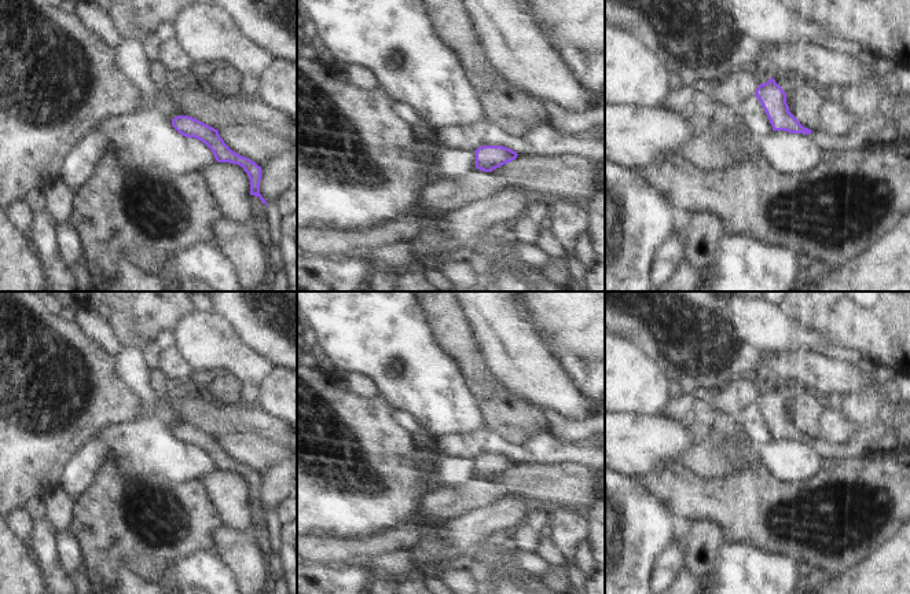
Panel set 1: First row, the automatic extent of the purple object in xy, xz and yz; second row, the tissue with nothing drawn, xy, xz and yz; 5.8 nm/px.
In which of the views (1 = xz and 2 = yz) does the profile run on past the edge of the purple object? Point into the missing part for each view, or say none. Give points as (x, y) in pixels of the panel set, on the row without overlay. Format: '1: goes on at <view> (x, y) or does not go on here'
1: does not go on here
2: does not go on here

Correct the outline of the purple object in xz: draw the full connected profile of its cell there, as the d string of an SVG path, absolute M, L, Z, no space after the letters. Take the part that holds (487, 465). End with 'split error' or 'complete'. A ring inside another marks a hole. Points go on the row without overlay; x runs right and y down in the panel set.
M481 454L476 459L476 476L484 480L511 470L517 466L517 461L503 454Z; complete

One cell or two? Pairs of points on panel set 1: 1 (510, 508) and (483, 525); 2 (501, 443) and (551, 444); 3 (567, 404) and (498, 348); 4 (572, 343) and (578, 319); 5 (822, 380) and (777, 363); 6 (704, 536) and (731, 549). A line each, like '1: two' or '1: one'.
1: one
2: one
3: one
4: one
5: one
6: two

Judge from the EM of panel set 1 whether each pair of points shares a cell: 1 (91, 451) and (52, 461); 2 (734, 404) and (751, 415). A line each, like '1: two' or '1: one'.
1: two
2: two

